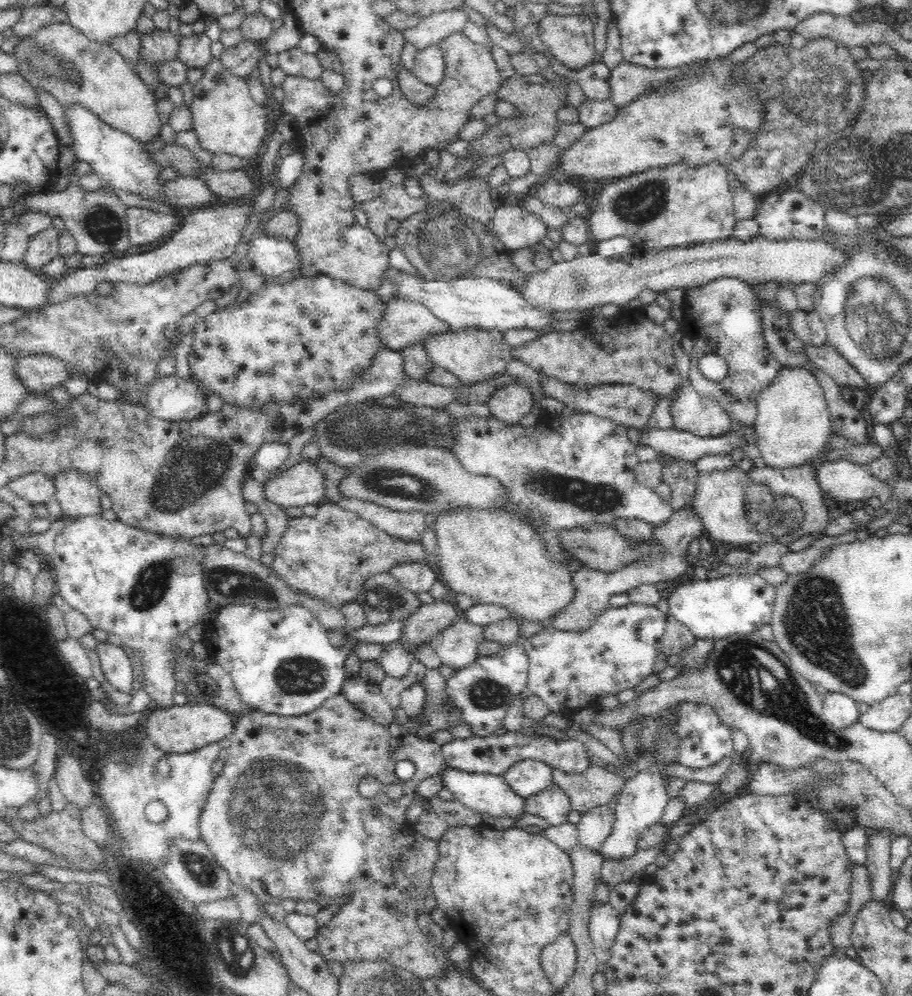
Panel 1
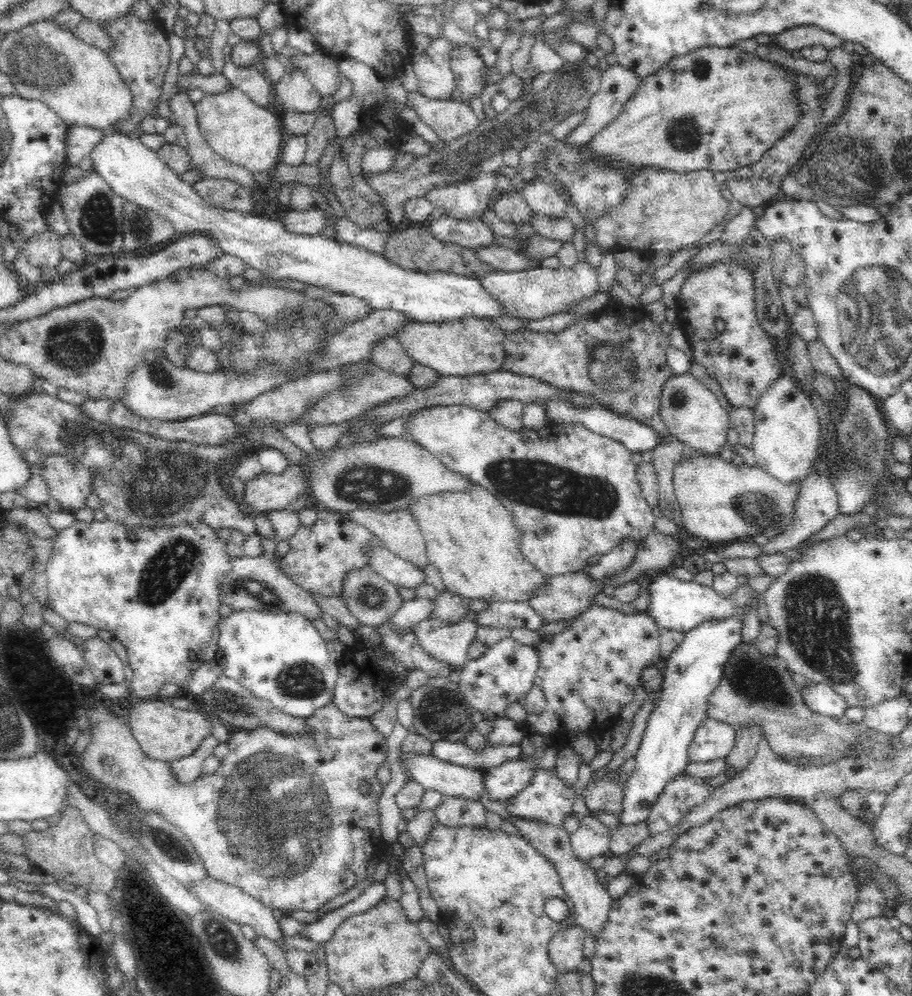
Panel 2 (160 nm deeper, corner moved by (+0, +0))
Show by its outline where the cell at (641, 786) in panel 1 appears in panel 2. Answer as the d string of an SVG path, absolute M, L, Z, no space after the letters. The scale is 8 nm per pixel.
M712 619L700 623L698 627L685 633L682 642L670 653L666 659L663 671L663 693L660 702L651 712L645 725L642 740L635 754L636 764L630 777L623 786L619 824L633 825L642 823L654 808L654 802L663 793L664 787L675 779L684 768L690 764L688 750L700 722L707 717L708 696L720 685L724 676L724 666L736 646L742 642L742 619Z

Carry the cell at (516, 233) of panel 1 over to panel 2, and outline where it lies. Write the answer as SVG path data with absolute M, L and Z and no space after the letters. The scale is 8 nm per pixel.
M443 215L431 224L432 236L439 240L451 240L451 244L464 248L476 248L494 245L494 235L490 226L482 218L460 219Z

